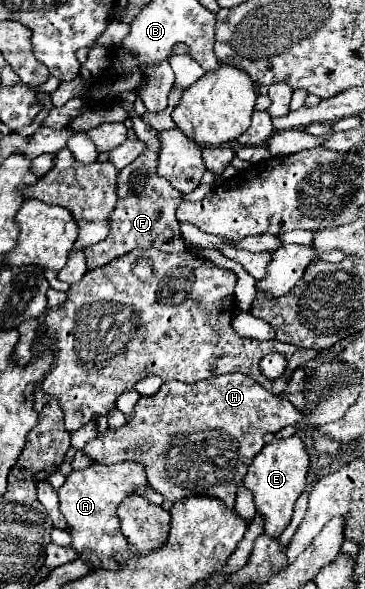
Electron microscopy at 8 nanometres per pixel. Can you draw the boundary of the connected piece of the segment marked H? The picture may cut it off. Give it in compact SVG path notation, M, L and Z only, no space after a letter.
M242 374L212 376L196 384L166 382L152 396L140 396L132 420L120 430L106 430L86 444L84 452L104 464L138 462L146 468L148 484L176 502L186 496L218 496L234 504L238 484L248 472L254 456L264 446L266 432L296 426L302 420L290 402L278 400L272 392Z

